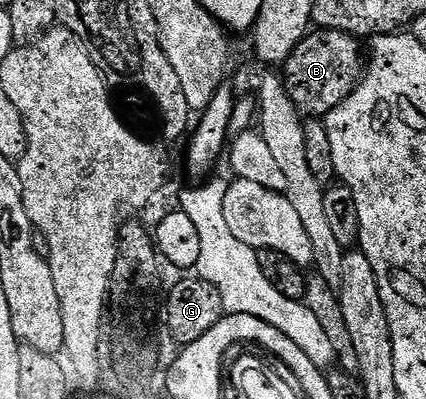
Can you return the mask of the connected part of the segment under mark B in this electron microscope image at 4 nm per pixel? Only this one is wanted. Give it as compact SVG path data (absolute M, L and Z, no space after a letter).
M312 30L303 36L303 40L289 53L287 62L282 64L281 75L287 85L287 93L295 110L303 117L326 117L341 101L348 99L365 70L365 51L359 48L360 40L354 35L346 35L340 31Z

